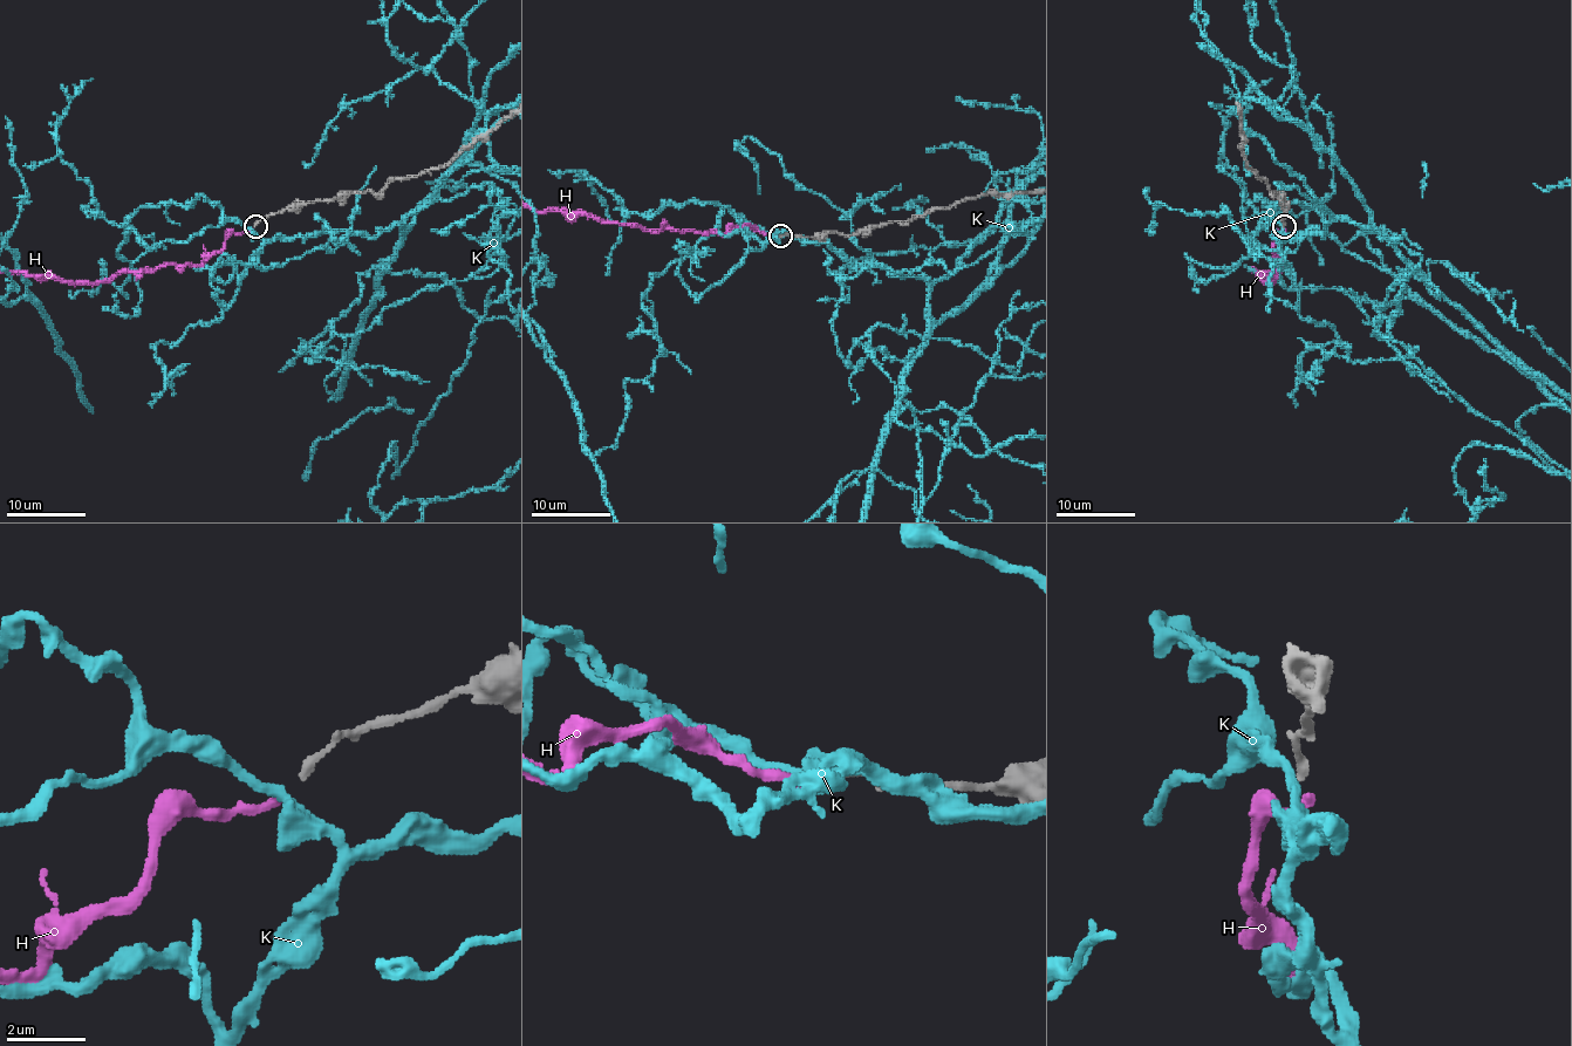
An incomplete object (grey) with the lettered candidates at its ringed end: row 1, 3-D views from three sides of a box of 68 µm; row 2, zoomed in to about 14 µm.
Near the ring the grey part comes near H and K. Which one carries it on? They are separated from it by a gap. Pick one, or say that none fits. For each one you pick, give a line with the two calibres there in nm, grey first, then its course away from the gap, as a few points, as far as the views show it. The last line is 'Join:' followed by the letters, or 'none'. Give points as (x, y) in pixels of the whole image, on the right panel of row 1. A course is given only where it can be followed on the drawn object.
H: Thickness 200 nm (grey) against 240 nm
Join: H

